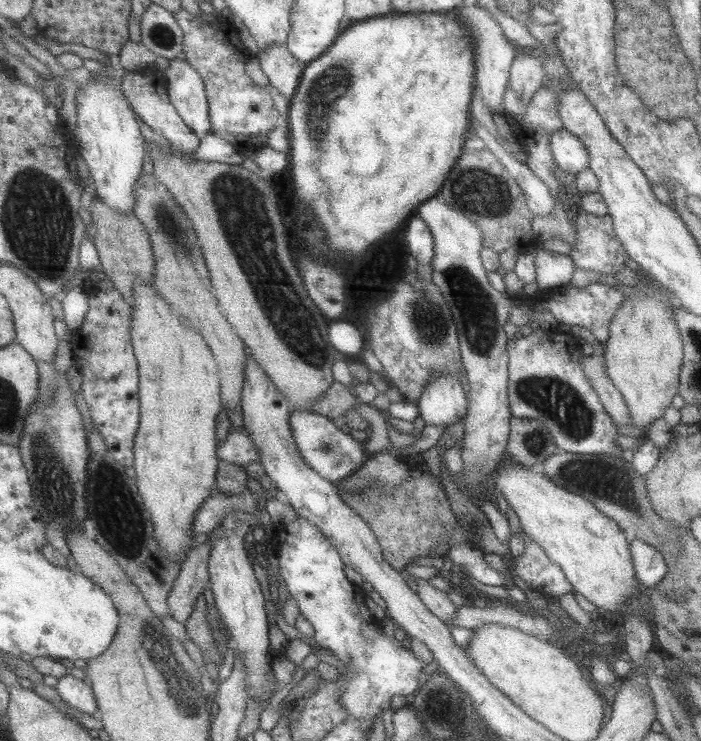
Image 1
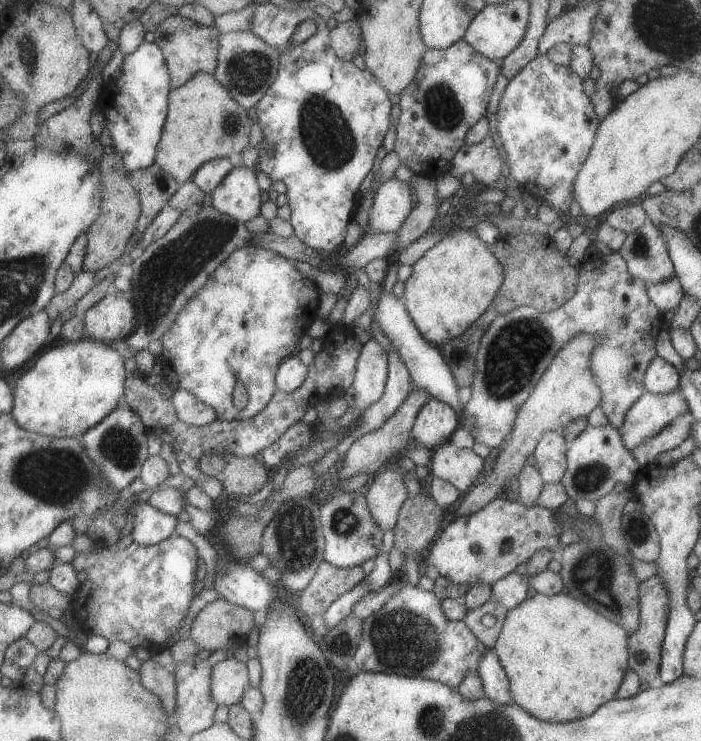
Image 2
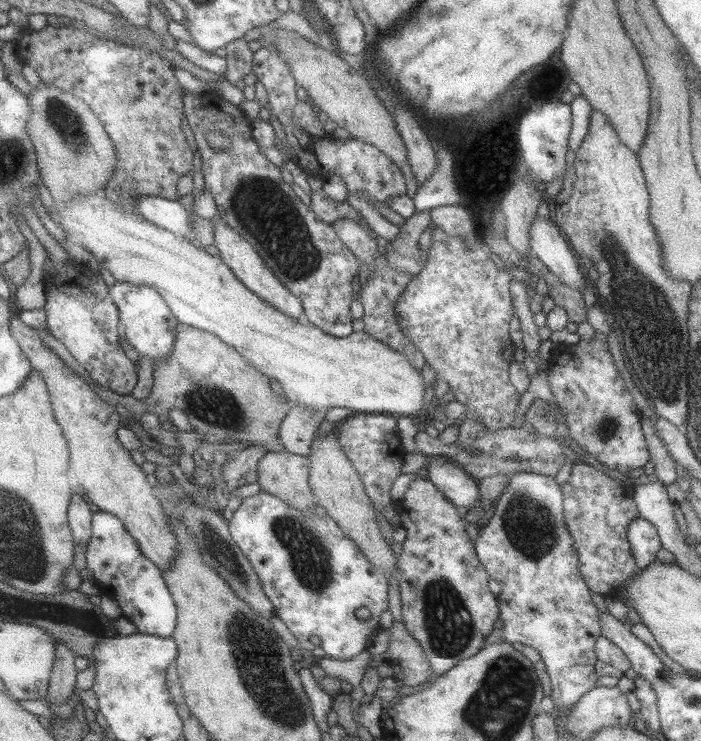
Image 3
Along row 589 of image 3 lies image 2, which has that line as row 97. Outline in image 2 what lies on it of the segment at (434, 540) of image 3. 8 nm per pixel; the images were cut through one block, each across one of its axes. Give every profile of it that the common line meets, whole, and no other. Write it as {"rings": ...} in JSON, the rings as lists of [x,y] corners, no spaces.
{"rings":[[[463,39],[443,49],[427,49],[421,57],[415,78],[399,92],[400,115],[396,122],[396,139],[392,151],[401,165],[413,175],[436,178],[448,172],[453,155],[464,144],[467,131],[483,117],[489,95],[501,68],[489,58],[475,52]]]}

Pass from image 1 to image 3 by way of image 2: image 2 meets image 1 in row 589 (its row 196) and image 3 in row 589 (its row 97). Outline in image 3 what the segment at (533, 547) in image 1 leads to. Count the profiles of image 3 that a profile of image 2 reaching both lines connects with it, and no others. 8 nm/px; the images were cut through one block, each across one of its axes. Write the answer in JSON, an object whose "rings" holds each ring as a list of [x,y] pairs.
{"rings":[[[513,473],[510,474],[510,480],[507,486],[501,492],[501,495],[497,498],[497,504],[495,504],[495,512],[487,524],[479,526],[477,538],[475,538],[474,551],[476,557],[487,572],[488,579],[494,579],[500,585],[500,592],[497,594],[497,606],[499,607],[499,618],[501,621],[501,638],[504,641],[520,642],[525,646],[531,646],[537,650],[540,659],[543,661],[547,674],[550,678],[551,688],[551,699],[554,705],[554,713],[551,715],[553,718],[559,717],[560,715],[567,715],[569,710],[574,706],[575,702],[585,694],[588,690],[597,685],[598,677],[595,675],[593,664],[597,662],[597,655],[594,653],[595,639],[601,635],[601,624],[599,622],[599,611],[594,606],[591,597],[589,595],[589,588],[585,585],[582,580],[577,552],[573,546],[573,541],[567,526],[565,526],[565,518],[563,518],[562,510],[562,499],[563,496],[560,492],[560,485],[557,484],[553,477],[545,477],[542,475],[535,475],[532,473]]]}

